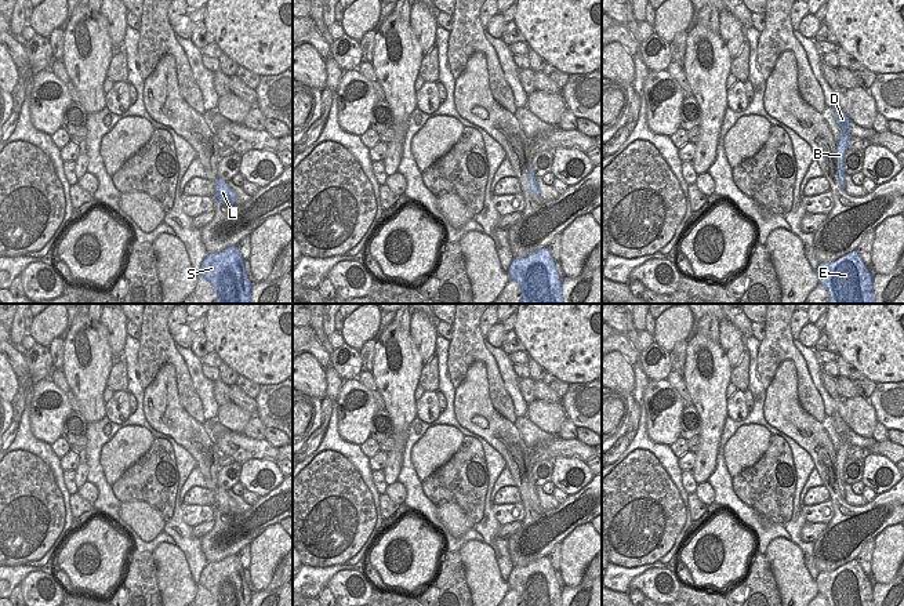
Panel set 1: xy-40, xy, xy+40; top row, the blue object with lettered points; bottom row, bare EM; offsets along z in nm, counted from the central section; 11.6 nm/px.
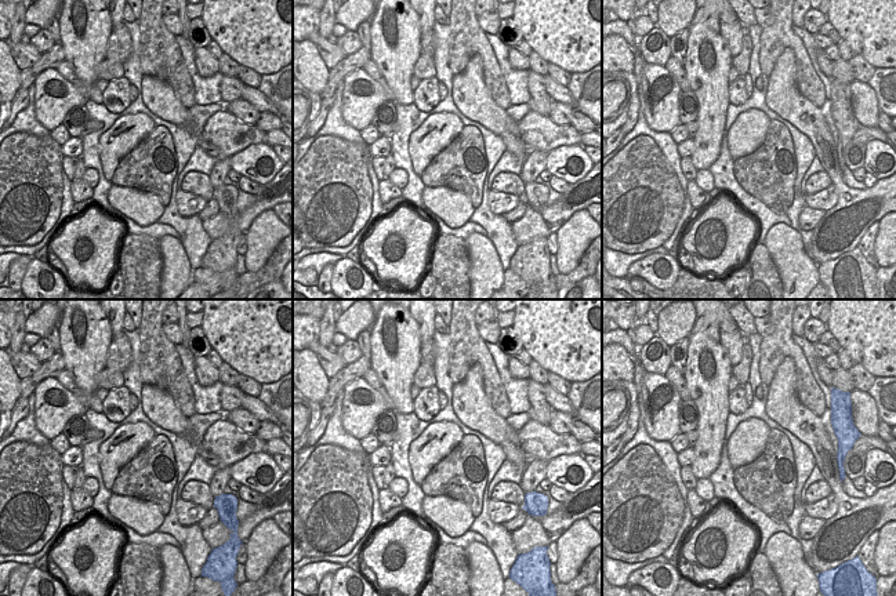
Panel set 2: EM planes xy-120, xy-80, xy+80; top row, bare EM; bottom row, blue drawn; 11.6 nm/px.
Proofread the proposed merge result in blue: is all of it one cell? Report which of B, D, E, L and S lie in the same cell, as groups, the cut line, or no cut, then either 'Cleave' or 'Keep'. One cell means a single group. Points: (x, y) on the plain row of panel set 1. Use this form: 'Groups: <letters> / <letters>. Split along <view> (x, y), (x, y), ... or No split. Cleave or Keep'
Groups: B D E L S. No split. Keep.

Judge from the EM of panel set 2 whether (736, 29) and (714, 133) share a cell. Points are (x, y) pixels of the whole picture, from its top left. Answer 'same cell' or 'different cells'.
different cells

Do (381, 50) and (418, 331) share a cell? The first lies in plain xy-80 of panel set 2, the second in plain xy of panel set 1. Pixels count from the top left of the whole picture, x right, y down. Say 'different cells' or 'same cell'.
different cells

